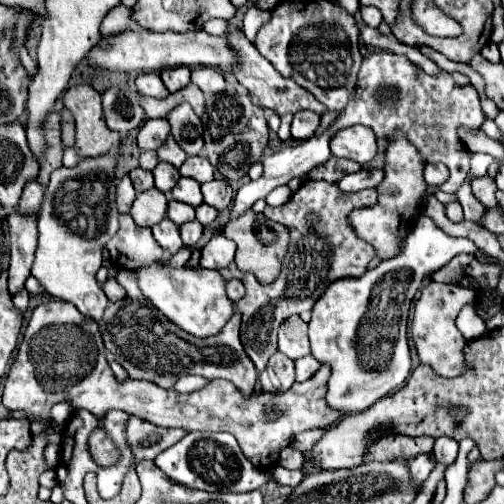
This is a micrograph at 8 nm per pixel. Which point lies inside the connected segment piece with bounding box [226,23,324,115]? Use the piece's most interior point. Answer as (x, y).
(273, 91)

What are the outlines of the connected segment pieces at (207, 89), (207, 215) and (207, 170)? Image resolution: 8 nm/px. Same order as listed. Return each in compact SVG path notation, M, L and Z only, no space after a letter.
M194 67L192 69L192 81L204 91L204 93L220 93L226 87L224 75L214 67Z
M202 203L202 205L196 207L196 219L198 219L202 225L210 225L210 223L216 219L216 215L218 215L218 211L212 209L212 205Z
M196 155L196 157L188 157L184 161L184 165L180 167L180 175L182 177L192 177L200 183L206 183L206 181L214 179L214 169L204 155Z

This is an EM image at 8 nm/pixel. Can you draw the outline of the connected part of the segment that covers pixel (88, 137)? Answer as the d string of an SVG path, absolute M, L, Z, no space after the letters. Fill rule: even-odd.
M88 83L74 85L62 95L64 107L76 119L74 151L80 157L100 157L120 145L120 135L110 131L102 117L102 95Z

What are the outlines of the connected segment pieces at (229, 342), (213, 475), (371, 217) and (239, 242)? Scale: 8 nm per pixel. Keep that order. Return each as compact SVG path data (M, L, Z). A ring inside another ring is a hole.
M120 269L116 281L126 289L126 297L122 301L108 303L100 319L100 329L106 349L128 371L130 379L152 381L168 389L180 375L200 375L208 381L226 379L234 383L244 397L250 397L250 393L256 389L258 369L252 365L240 343L240 311L230 317L216 337L198 339L178 329L140 293L134 273Z
M198 431L188 433L182 437L176 445L162 451L154 463L176 483L200 489L200 491L232 491L232 493L246 493L260 489L268 475L264 475L262 469L254 467L242 453L238 441L230 433L210 433L210 431Z
M402 133L396 135L394 141L388 145L384 171L386 171L386 177L376 187L378 203L372 207L366 207L366 209L352 211L350 223L352 223L354 231L358 233L358 237L368 241L376 249L380 259L390 259L390 257L396 257L398 249L404 245L406 235L414 227L414 219L416 219L416 213L420 213L422 197L424 197L424 191L428 185L422 177L424 165L420 161L418 151Z
M250 209L244 213L244 217L228 221L222 233L236 243L236 265L240 271L254 273L260 283L272 283L278 277L284 253L288 249L288 229L284 225L270 221L264 213L254 213Z

